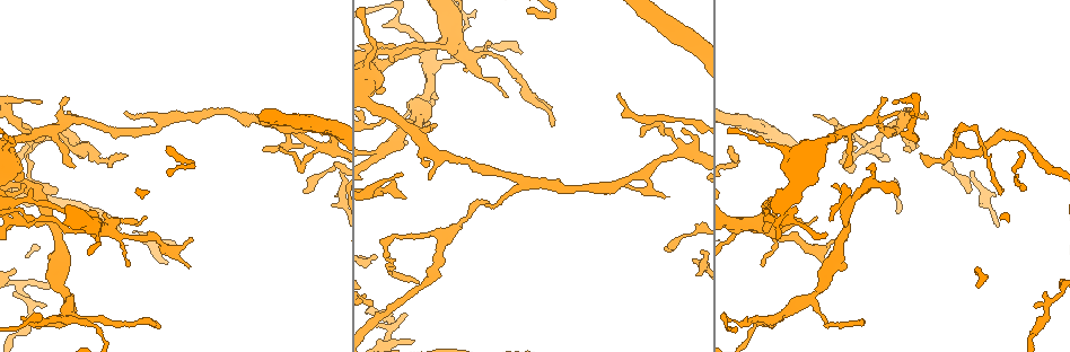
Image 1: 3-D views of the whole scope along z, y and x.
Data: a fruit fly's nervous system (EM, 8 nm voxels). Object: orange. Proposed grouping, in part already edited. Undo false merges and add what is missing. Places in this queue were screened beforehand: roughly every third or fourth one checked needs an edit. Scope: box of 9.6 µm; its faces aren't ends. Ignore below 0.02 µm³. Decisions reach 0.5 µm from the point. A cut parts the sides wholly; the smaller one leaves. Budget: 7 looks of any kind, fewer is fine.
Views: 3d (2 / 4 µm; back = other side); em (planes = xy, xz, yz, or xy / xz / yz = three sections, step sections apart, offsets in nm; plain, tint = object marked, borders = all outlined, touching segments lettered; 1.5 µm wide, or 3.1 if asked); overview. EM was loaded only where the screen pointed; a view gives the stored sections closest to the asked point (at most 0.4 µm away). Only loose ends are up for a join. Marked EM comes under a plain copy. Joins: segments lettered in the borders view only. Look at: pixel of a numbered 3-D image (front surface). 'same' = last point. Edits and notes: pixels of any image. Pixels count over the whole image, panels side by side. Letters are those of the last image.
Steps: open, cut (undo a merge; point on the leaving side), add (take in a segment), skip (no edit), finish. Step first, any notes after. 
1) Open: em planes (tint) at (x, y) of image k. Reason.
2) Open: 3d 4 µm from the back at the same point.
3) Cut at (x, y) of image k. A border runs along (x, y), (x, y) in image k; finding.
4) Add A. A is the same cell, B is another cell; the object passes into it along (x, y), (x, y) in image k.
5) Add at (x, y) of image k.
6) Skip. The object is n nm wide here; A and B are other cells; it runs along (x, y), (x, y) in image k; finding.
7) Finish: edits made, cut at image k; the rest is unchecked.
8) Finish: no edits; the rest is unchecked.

Open: 3d 4 µm at (733, 235) of image 1.

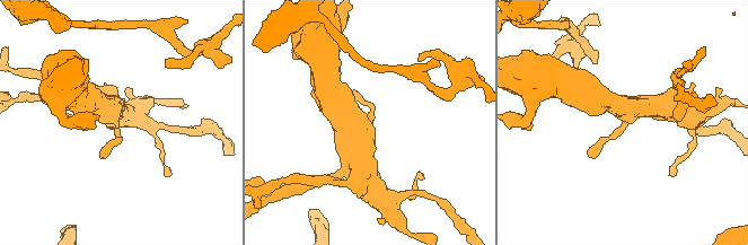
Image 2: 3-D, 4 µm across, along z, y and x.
Open: em xz step 8 (tint) at (116, 127) of image 2. Now the EM.

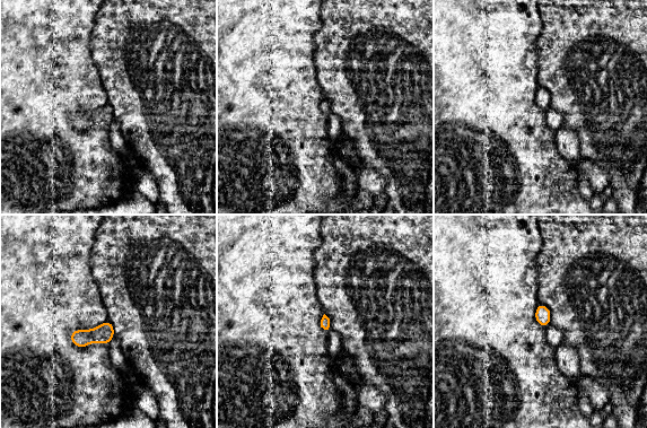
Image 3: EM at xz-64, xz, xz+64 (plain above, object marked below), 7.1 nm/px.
Open: em planes (borders) at the same point.

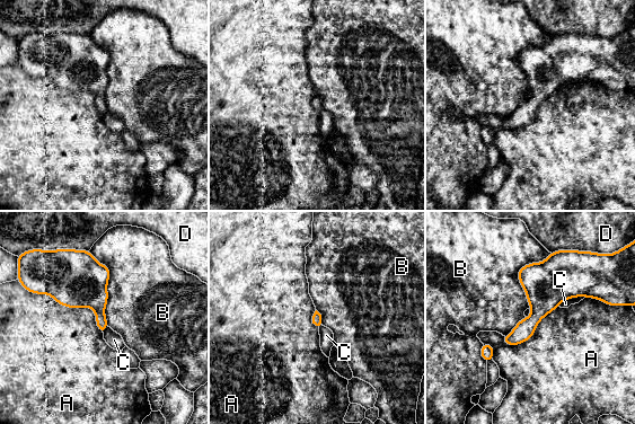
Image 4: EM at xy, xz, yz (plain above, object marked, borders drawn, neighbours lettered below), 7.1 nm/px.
Skip. A, B, C and D are other cells; a border runs along (28, 290), (89, 307), (103, 334) in image 4; all the same neuron.

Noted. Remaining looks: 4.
Open: 3d 4 µm from the back at (925, 111) of image 1. An open end.

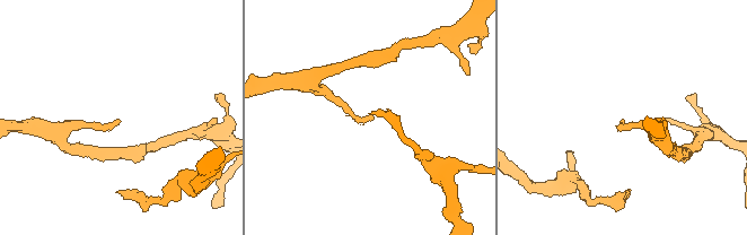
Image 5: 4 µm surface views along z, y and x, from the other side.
Open: em planes (tint) at (119, 119) of image 5. Need the tissue.

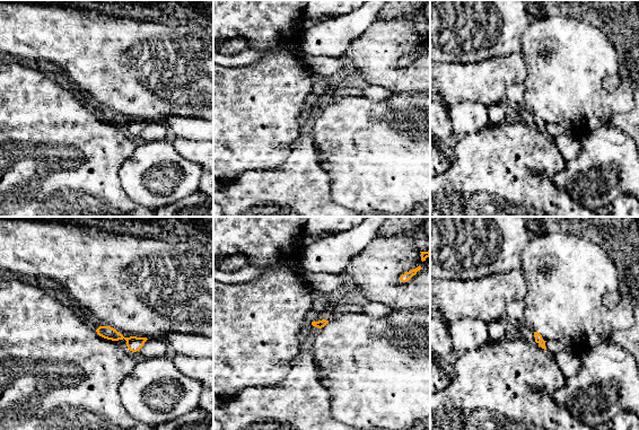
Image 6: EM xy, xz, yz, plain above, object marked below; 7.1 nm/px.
Open: em planes (borders) at the same point.

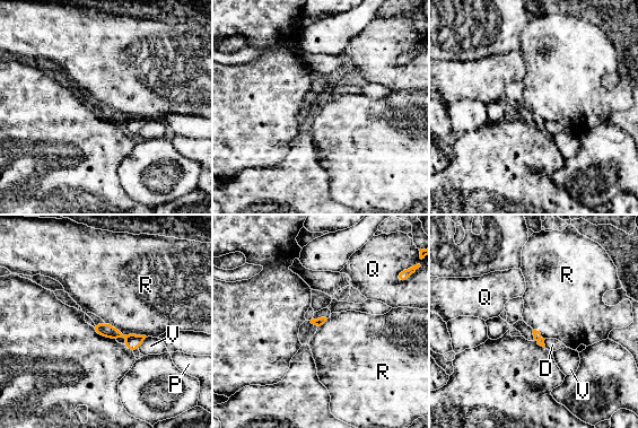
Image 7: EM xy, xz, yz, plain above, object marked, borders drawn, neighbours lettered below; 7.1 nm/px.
Add D. The longest contact is with R, 320 nm; D is the same cell, P, Q, R and V are other cells; the object passes into it along (538, 337), (543, 343), (552, 344) in image 7; it goes on there.

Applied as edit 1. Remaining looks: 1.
Finish: edits made, add at image 7; the rest is unchecked.

